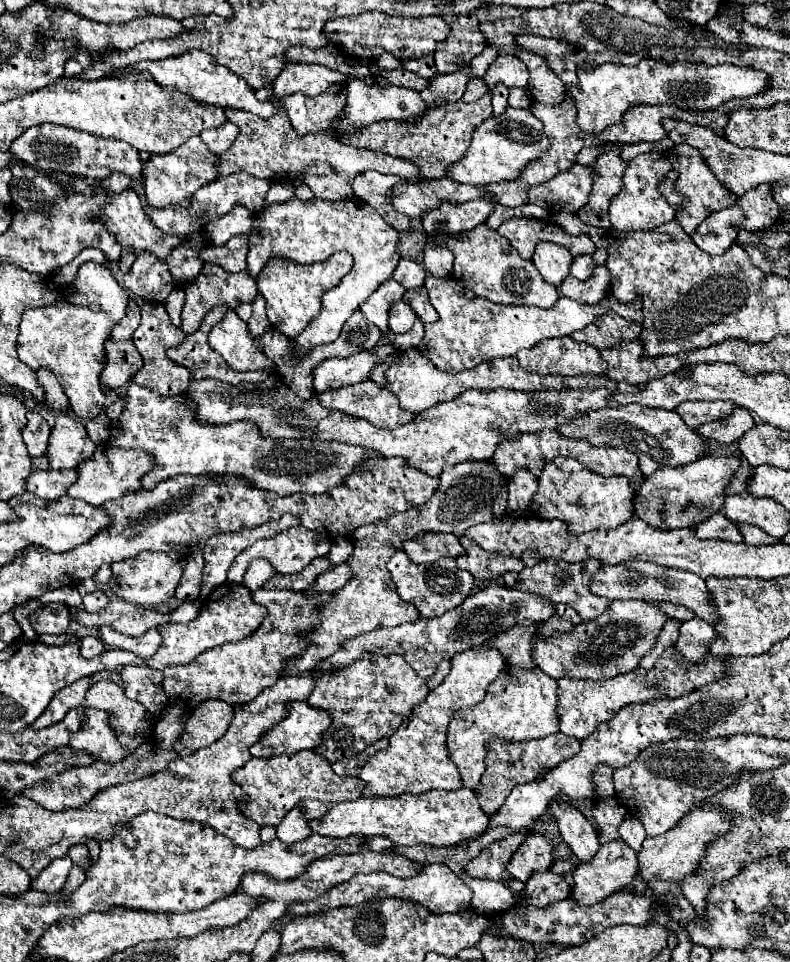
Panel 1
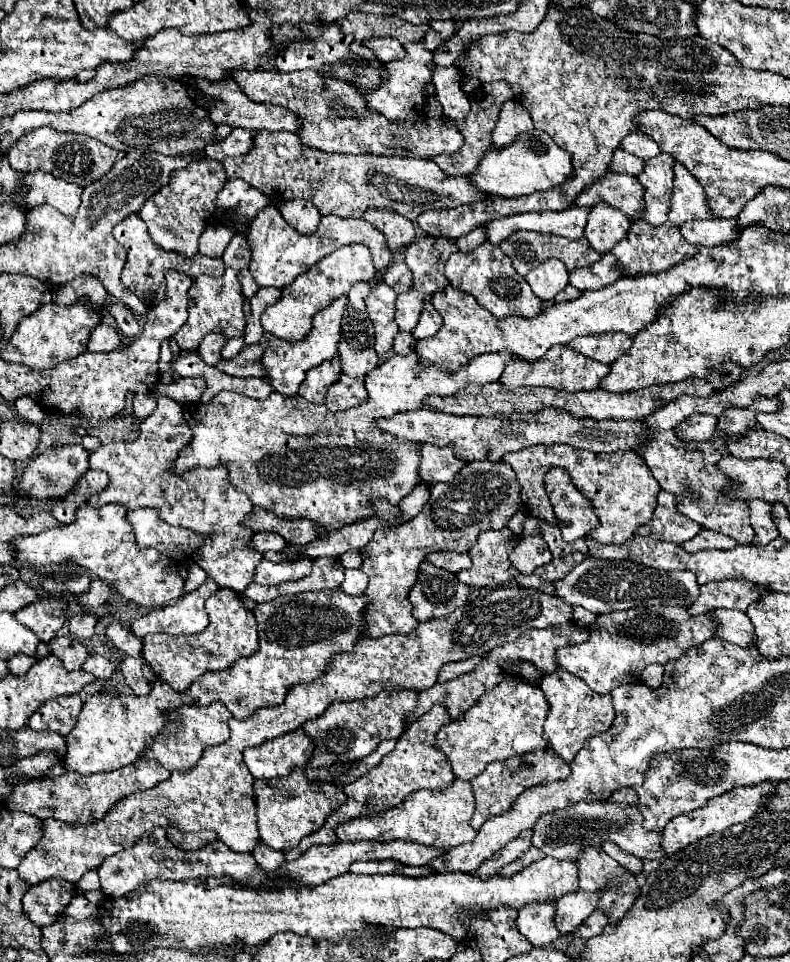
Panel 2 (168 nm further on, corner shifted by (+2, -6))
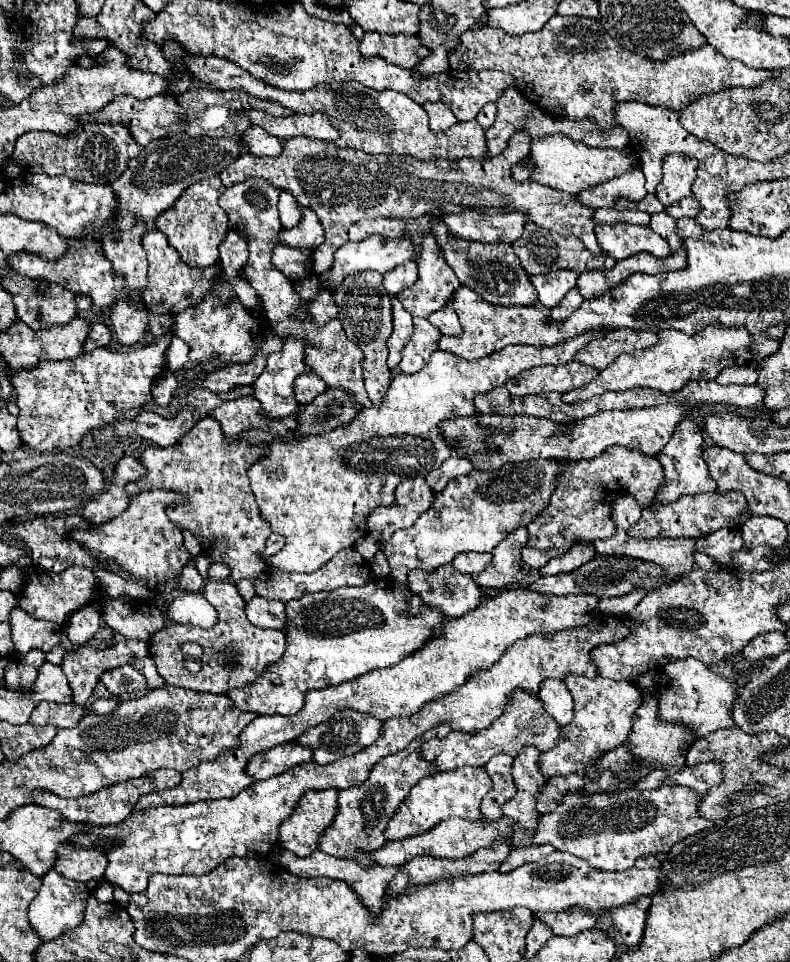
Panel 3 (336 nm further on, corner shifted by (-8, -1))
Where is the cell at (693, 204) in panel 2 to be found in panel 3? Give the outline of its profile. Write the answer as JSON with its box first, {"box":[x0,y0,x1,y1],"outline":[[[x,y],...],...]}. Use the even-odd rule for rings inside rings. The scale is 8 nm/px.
{"box":[666,197,700,219],"outline":[[[686,197],[682,199],[680,203],[672,203],[666,207],[666,213],[672,215],[674,219],[682,219],[682,217],[696,217],[700,211],[700,205],[692,199],[692,197]]]}

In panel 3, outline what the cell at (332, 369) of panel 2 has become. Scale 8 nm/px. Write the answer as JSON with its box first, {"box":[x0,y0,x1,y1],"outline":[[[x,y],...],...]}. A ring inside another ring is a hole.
{"box":[294,371,326,405],"outline":[[[312,371],[302,373],[296,381],[294,381],[294,393],[296,393],[296,401],[300,405],[310,403],[316,395],[320,395],[326,389],[326,383]]]}

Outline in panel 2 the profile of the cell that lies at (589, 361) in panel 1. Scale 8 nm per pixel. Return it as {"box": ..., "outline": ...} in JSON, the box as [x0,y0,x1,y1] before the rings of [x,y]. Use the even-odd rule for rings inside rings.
{"box":[502,344,610,392],"outline":[[[558,344],[558,348],[550,348],[542,360],[536,362],[526,362],[526,360],[512,360],[502,374],[502,384],[508,388],[518,388],[518,386],[550,386],[550,388],[562,388],[568,392],[578,392],[578,390],[596,390],[602,380],[608,376],[610,366],[608,364],[598,364],[598,360],[590,360],[588,356],[582,356],[580,352],[572,352],[570,346]]]}

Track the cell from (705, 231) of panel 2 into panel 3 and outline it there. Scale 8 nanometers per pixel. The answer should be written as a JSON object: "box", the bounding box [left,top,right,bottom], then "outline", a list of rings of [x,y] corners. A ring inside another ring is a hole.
{"box":[676,217,704,239],"outline":[[[690,217],[680,219],[680,221],[676,223],[676,233],[678,233],[682,239],[686,239],[686,237],[698,239],[698,237],[702,235],[702,231],[704,231],[704,229],[702,229],[694,219],[690,219]]]}

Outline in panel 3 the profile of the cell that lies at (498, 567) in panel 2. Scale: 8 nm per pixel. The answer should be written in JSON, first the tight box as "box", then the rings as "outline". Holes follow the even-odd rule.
{"box":[472,527,528,589],"outline":[[[526,527],[516,529],[500,545],[496,545],[496,549],[492,551],[494,555],[492,563],[482,573],[472,575],[472,579],[480,587],[492,587],[492,589],[510,587],[510,585],[520,583],[528,575],[526,565],[520,557],[520,551],[526,545],[526,539],[528,539]]]}

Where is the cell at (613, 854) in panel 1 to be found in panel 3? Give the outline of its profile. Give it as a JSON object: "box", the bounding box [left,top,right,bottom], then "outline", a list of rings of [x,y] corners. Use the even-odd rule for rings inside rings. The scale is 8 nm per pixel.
{"box":[534,911,598,937],"outline":[[[538,911],[534,917],[540,919],[542,923],[546,923],[554,935],[562,935],[562,937],[574,937],[580,931],[592,929],[598,919],[598,915],[586,915],[582,911],[572,911],[572,913]]]}

